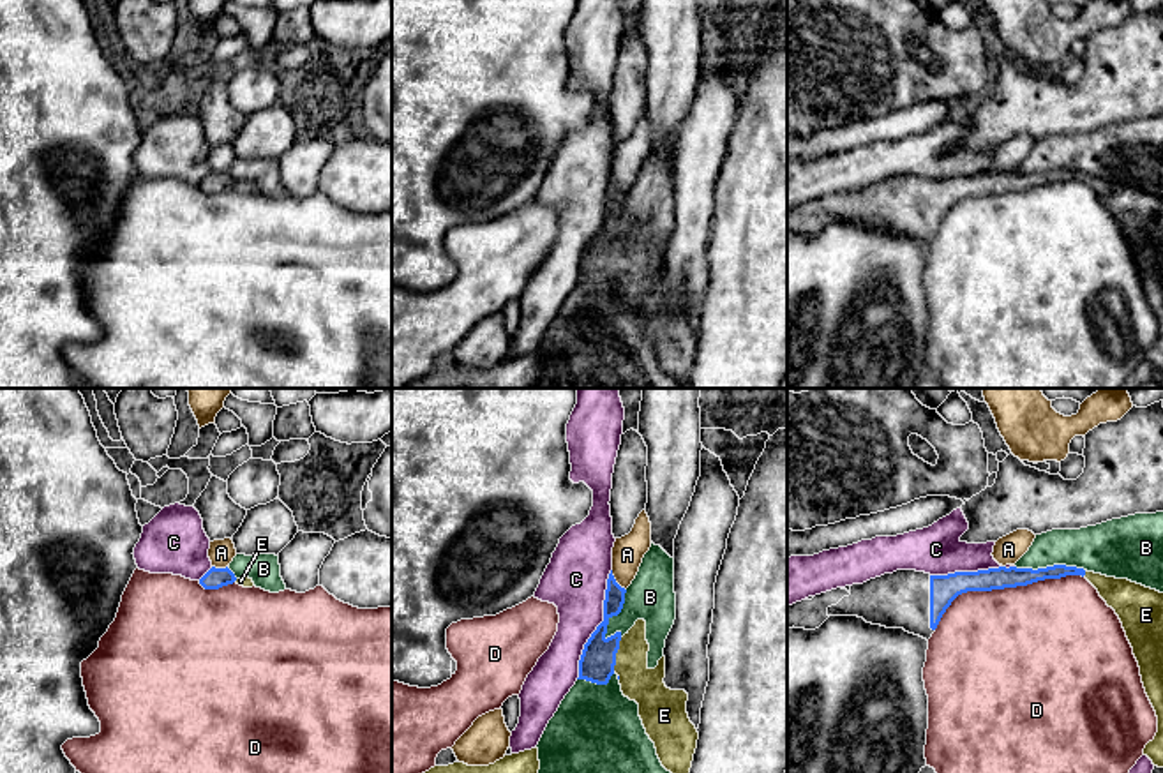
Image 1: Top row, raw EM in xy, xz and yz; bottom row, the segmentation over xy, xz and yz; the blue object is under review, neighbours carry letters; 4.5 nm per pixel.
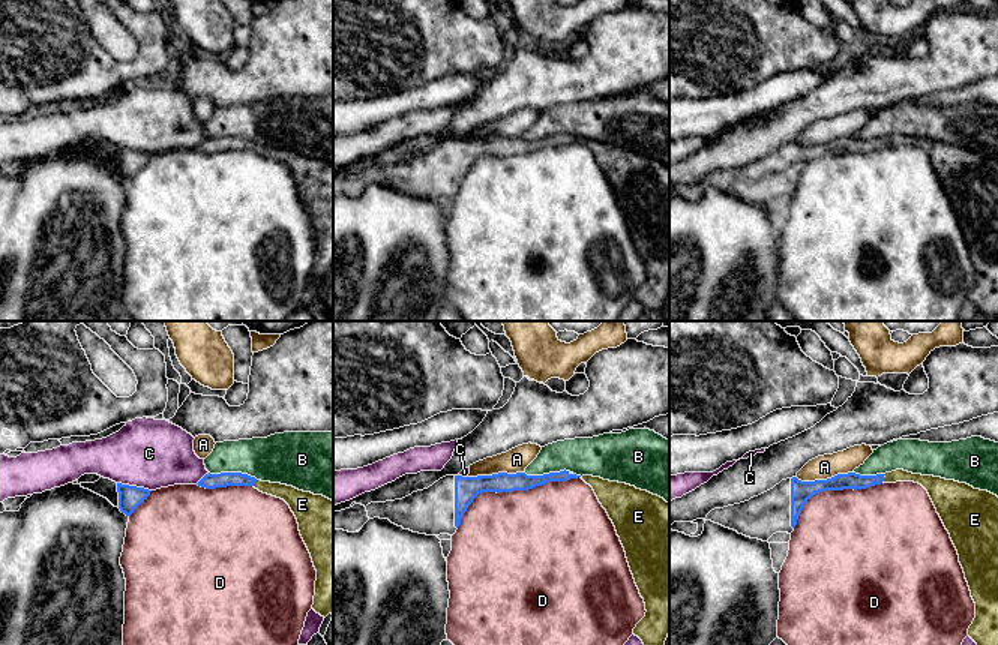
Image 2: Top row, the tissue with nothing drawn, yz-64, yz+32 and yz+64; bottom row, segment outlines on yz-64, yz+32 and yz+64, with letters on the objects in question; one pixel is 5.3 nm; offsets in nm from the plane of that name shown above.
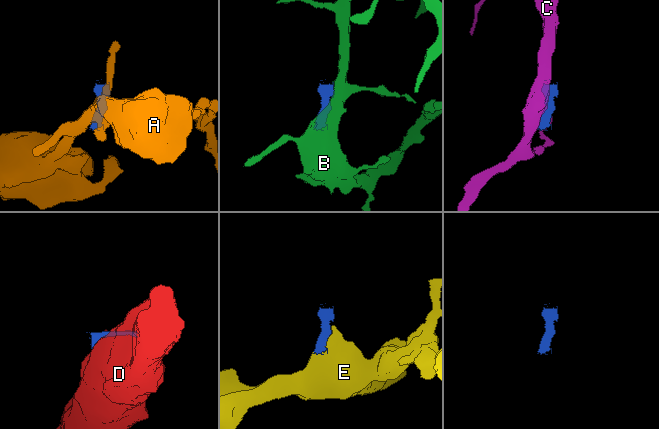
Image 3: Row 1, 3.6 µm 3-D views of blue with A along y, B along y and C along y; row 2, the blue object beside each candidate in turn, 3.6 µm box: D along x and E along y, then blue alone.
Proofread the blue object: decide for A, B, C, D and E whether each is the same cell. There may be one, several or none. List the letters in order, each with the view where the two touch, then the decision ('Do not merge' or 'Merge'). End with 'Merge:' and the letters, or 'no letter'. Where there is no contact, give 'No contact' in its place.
A: Touches blue in xz. Do not merge
B: Touches blue in xz. Do not merge
C: Touches blue in xz. Do not merge
D: Touches blue in yz. Do not merge
E: Touches blue in xz. Merge
Merge: E

